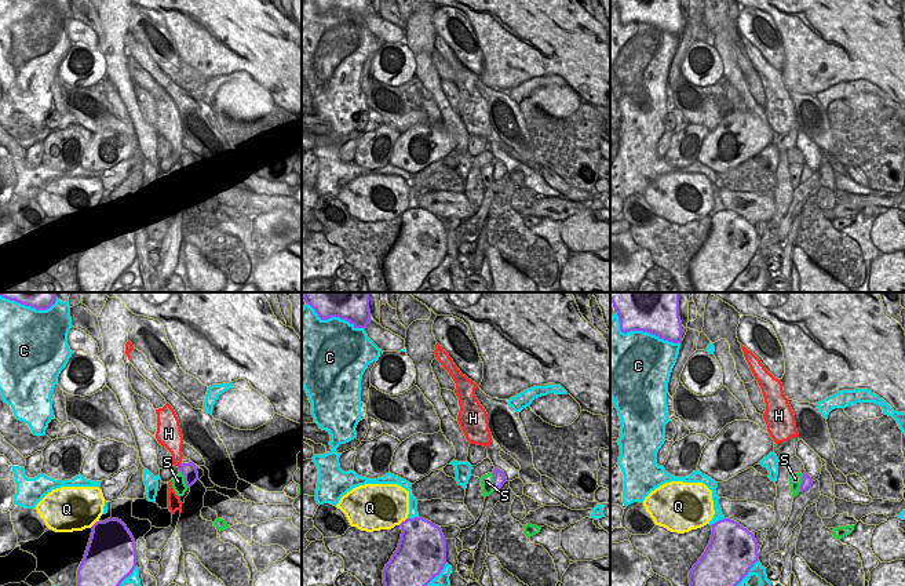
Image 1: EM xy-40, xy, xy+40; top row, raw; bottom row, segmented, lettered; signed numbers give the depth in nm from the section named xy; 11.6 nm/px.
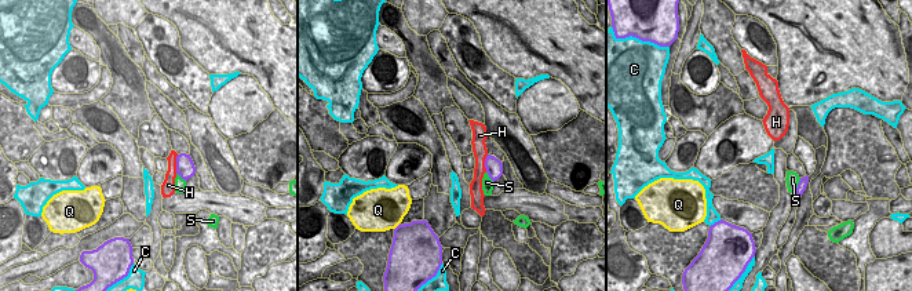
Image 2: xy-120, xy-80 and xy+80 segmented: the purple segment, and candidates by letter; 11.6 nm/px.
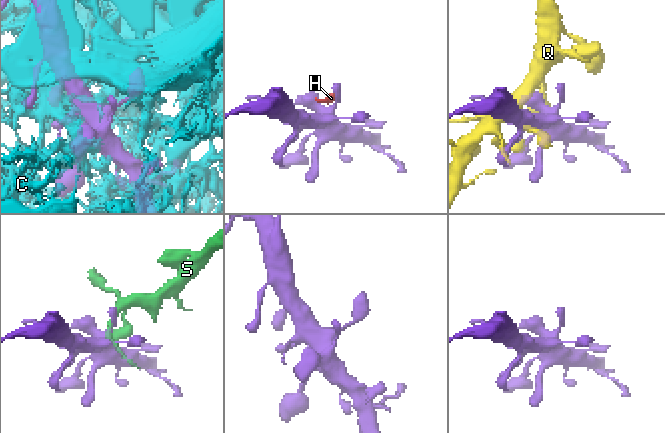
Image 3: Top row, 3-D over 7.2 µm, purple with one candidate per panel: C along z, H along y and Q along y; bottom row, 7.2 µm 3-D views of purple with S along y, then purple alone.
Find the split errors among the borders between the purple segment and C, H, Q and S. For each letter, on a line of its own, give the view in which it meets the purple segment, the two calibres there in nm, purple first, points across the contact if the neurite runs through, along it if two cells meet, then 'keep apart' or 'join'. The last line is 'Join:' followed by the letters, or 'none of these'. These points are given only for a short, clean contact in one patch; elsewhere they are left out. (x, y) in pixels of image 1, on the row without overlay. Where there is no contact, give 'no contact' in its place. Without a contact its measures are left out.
C: contact in xy+40; calibres 320 and 480 nm; keep apart
H: contact in xy-40; calibres 180 and 160 nm; border xy-40 (181, 153), (179, 160); keep apart
Q: contact in xy-40; calibres 460 and 500 nm; keep apart
S: contact in xy-40; calibres 180 and 160 nm; keep apart
Join: none of these

